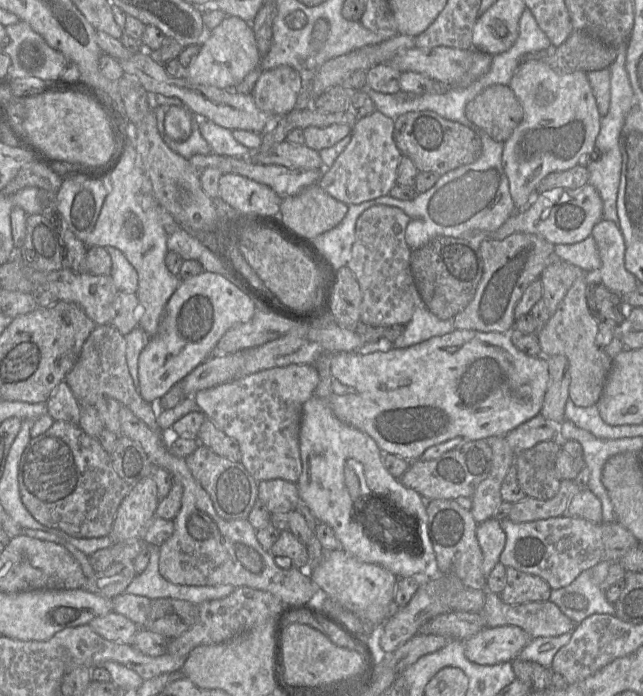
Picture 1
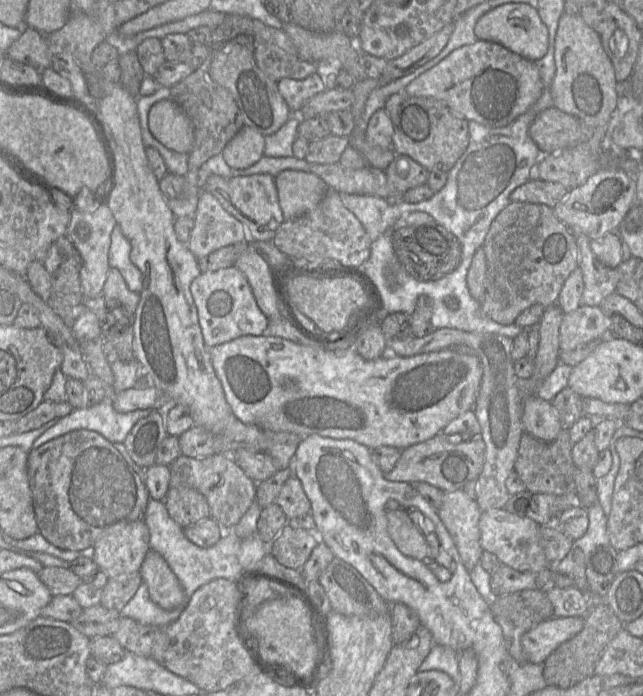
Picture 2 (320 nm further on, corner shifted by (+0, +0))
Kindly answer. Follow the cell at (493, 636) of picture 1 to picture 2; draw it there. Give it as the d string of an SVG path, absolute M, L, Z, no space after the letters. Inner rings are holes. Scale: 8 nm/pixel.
M584 616L550 617L538 622L521 638L527 662L542 663L563 642L579 633Z

